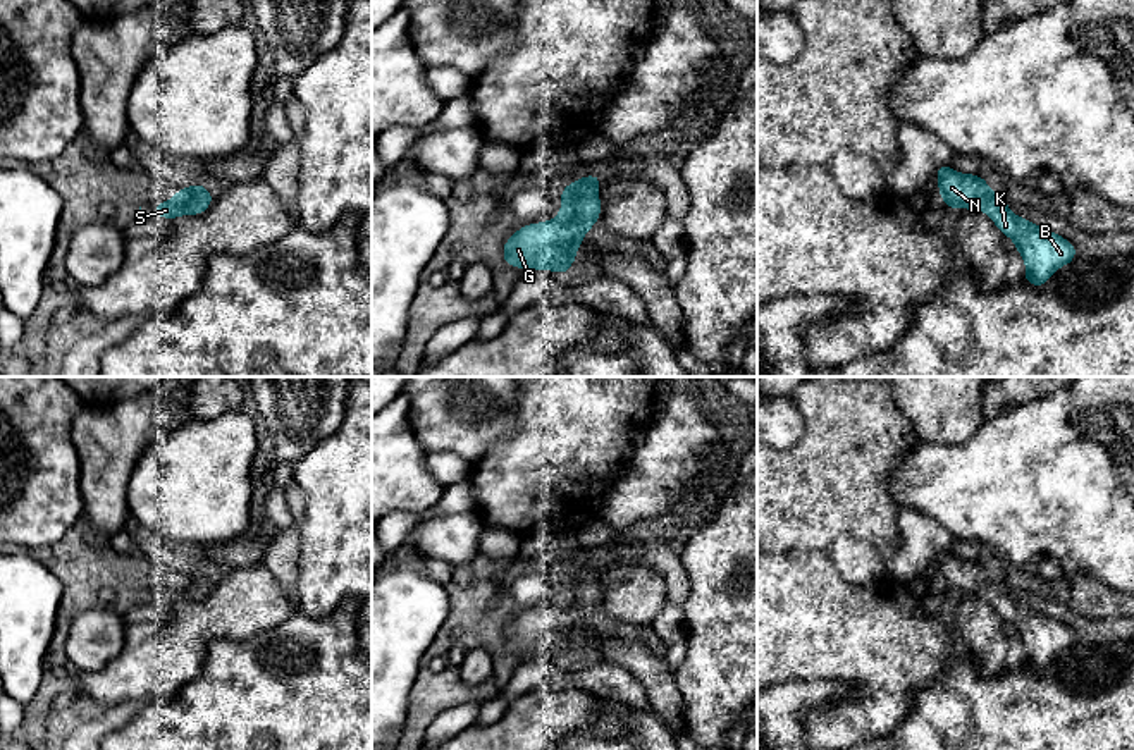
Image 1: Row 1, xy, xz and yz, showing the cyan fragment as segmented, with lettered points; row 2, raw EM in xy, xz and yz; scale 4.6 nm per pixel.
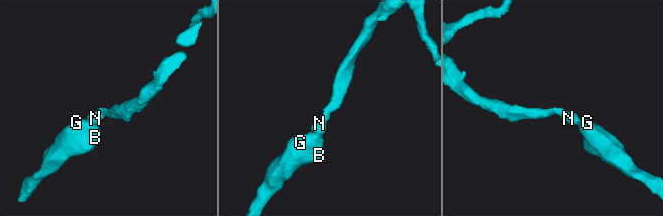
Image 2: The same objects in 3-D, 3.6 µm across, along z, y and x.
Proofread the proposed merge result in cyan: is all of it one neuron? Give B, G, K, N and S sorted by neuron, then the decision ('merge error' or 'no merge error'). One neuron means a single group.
B G K N S; no merge error

